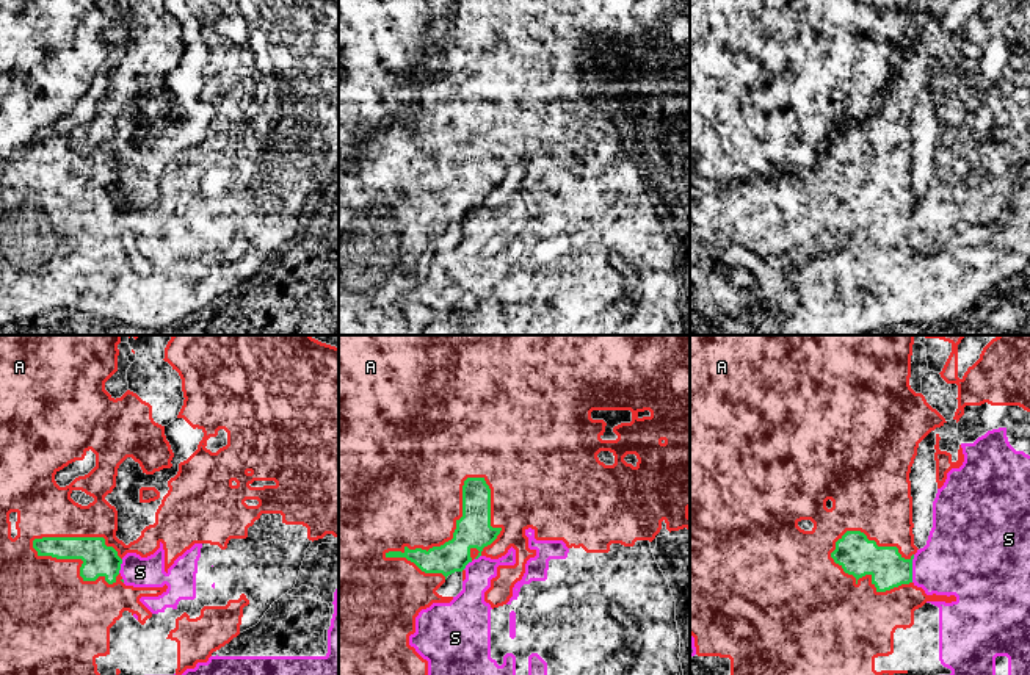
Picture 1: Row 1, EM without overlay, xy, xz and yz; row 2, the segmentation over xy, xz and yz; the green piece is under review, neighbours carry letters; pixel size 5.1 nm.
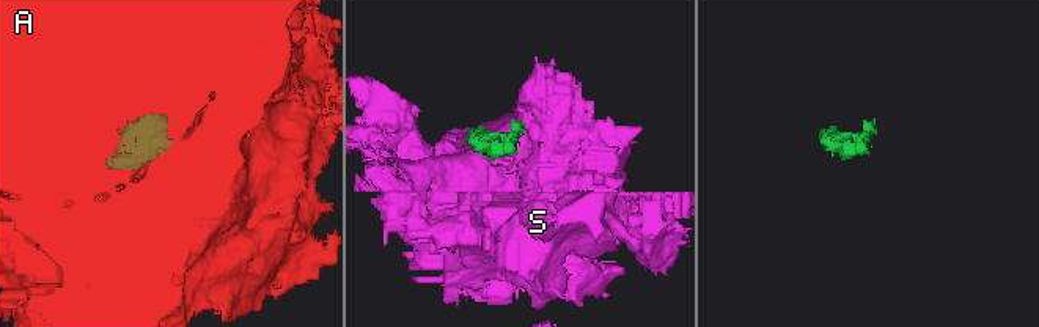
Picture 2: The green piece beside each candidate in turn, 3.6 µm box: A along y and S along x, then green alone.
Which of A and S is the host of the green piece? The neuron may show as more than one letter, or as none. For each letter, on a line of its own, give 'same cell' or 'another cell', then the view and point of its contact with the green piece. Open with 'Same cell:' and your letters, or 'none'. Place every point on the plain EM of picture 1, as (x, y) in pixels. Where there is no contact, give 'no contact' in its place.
Same cell: A
A: same cell; contact xz (453, 182)
S: another cell; contact yz (911, 218)

